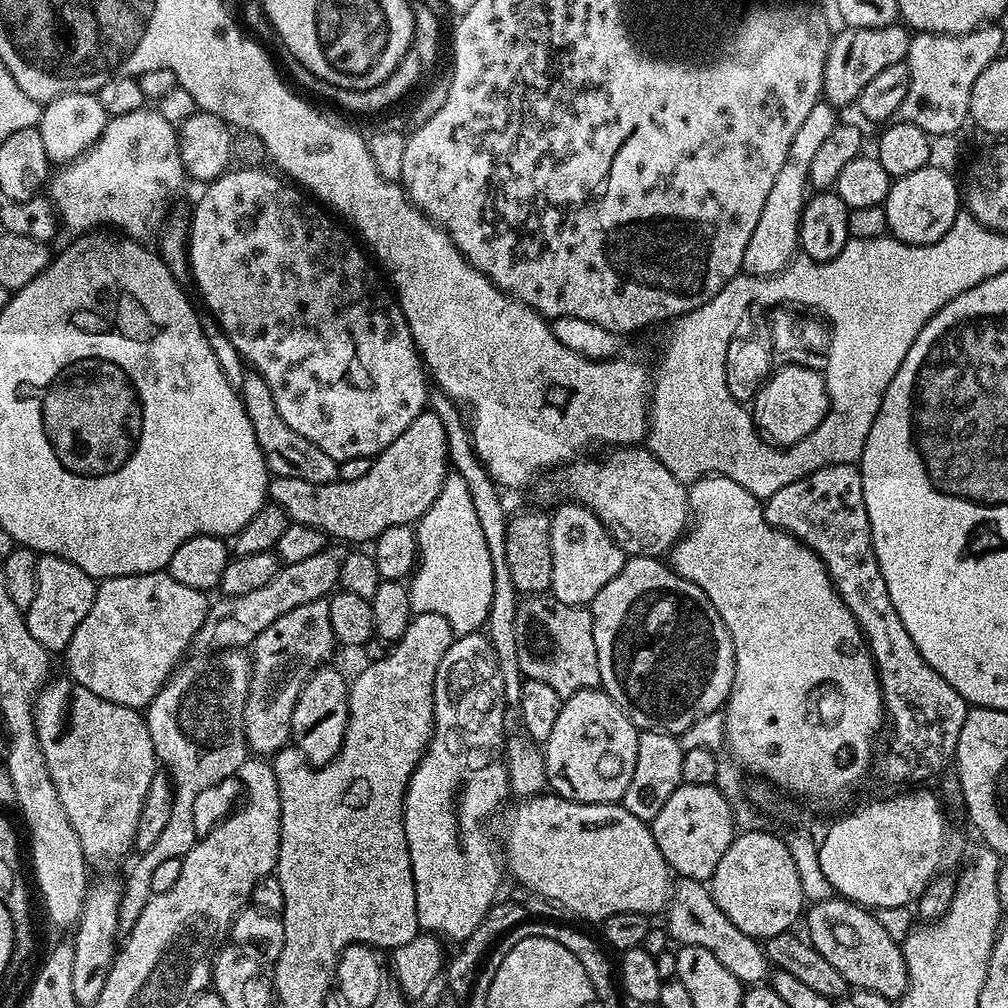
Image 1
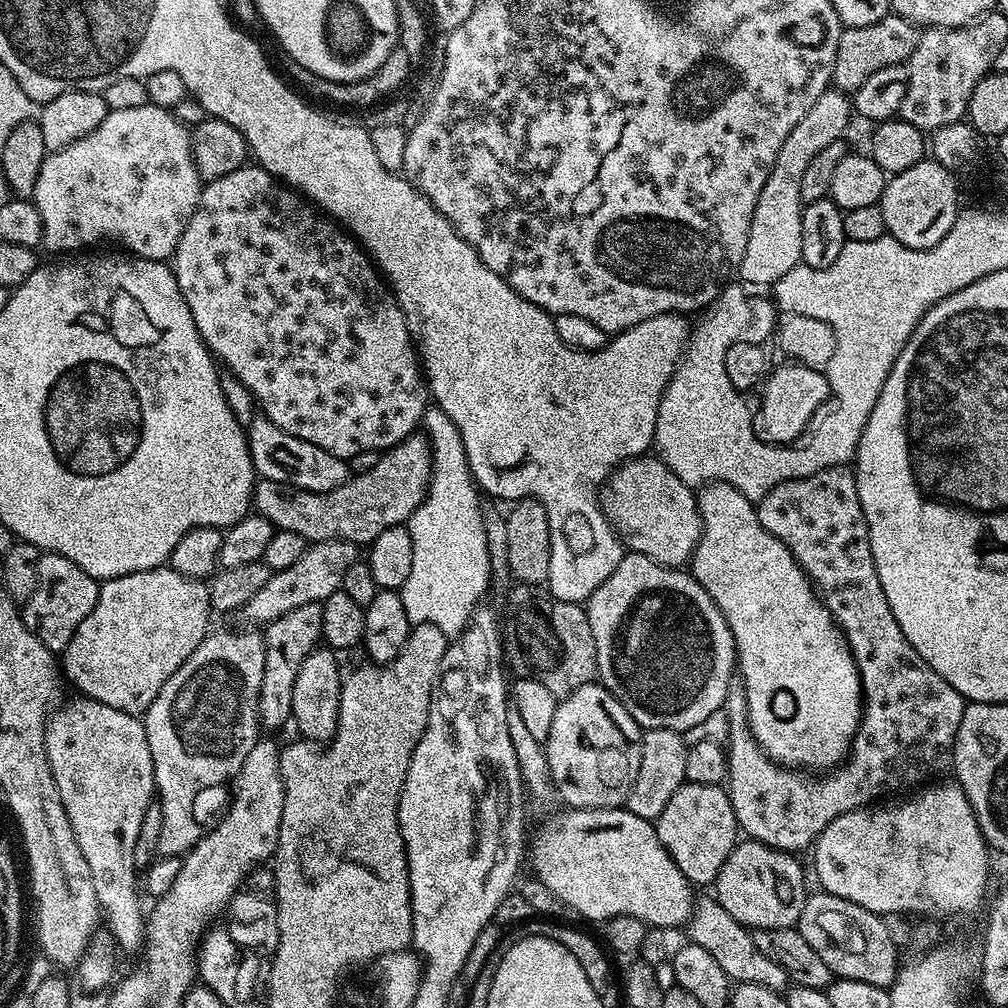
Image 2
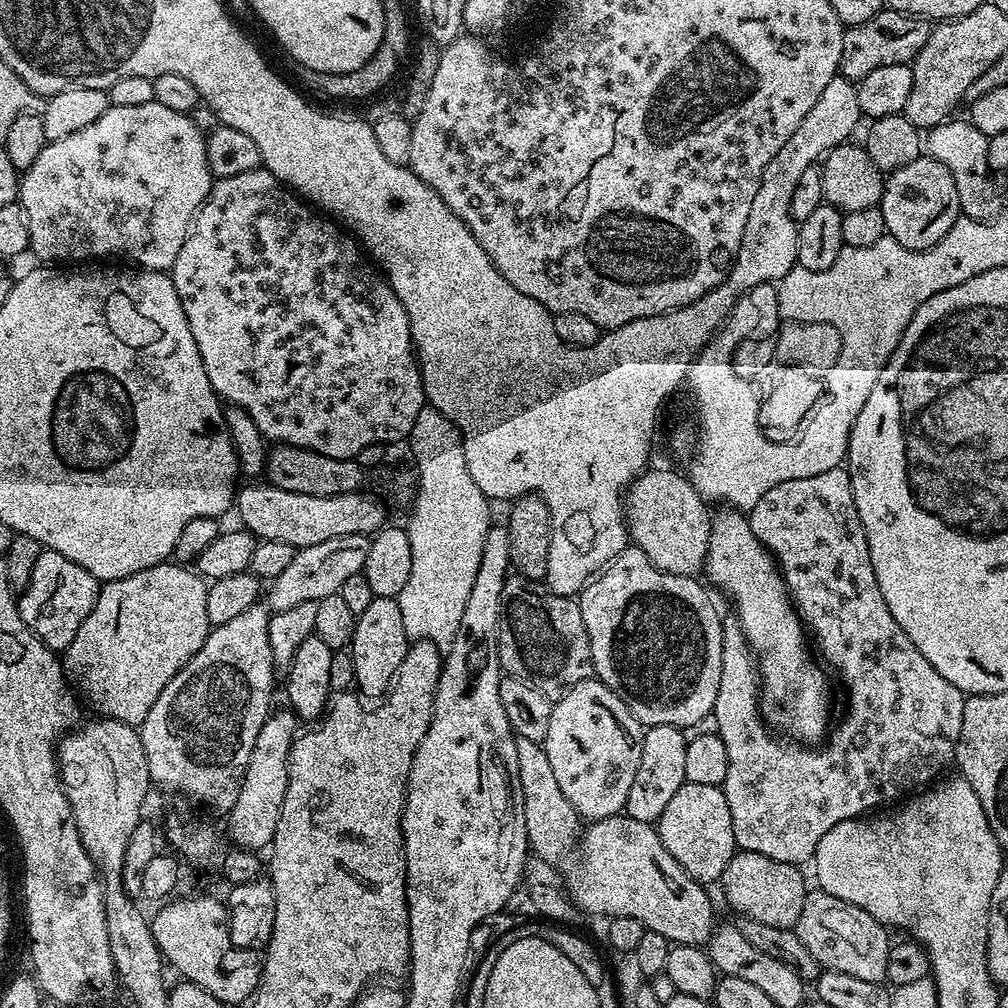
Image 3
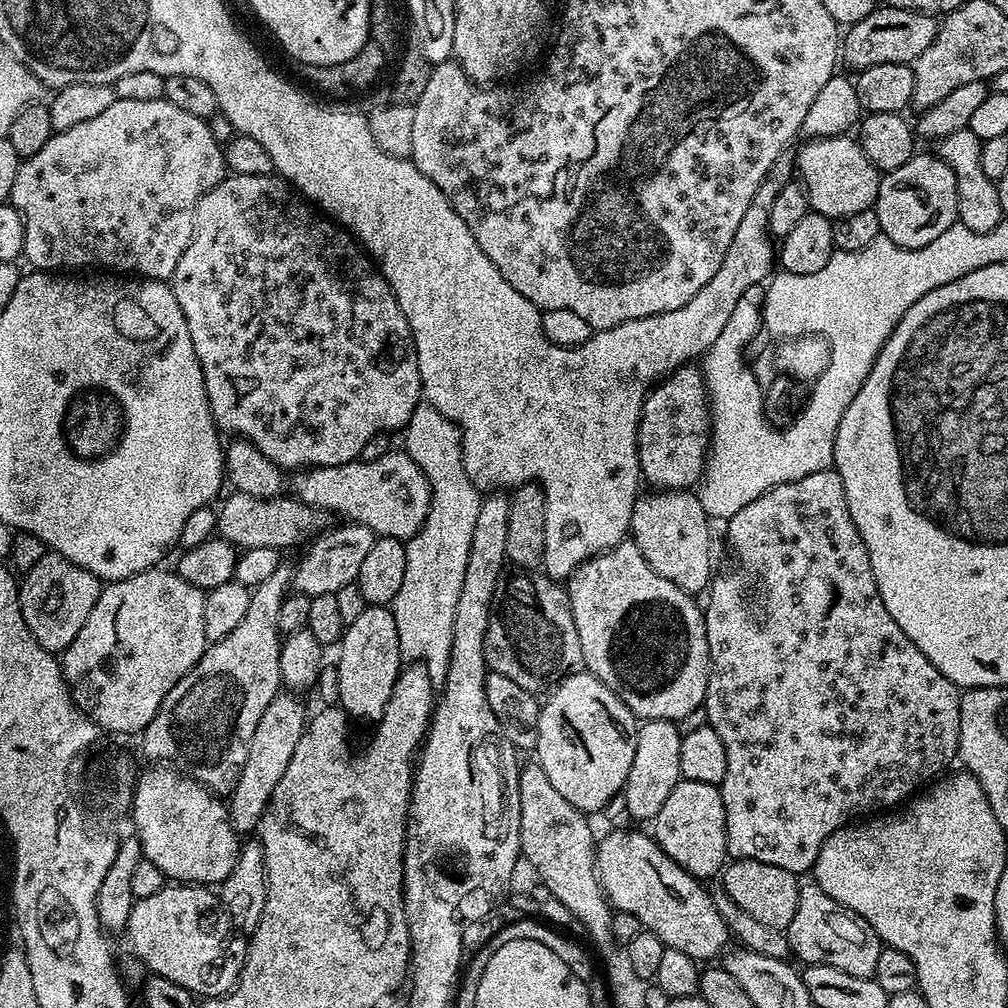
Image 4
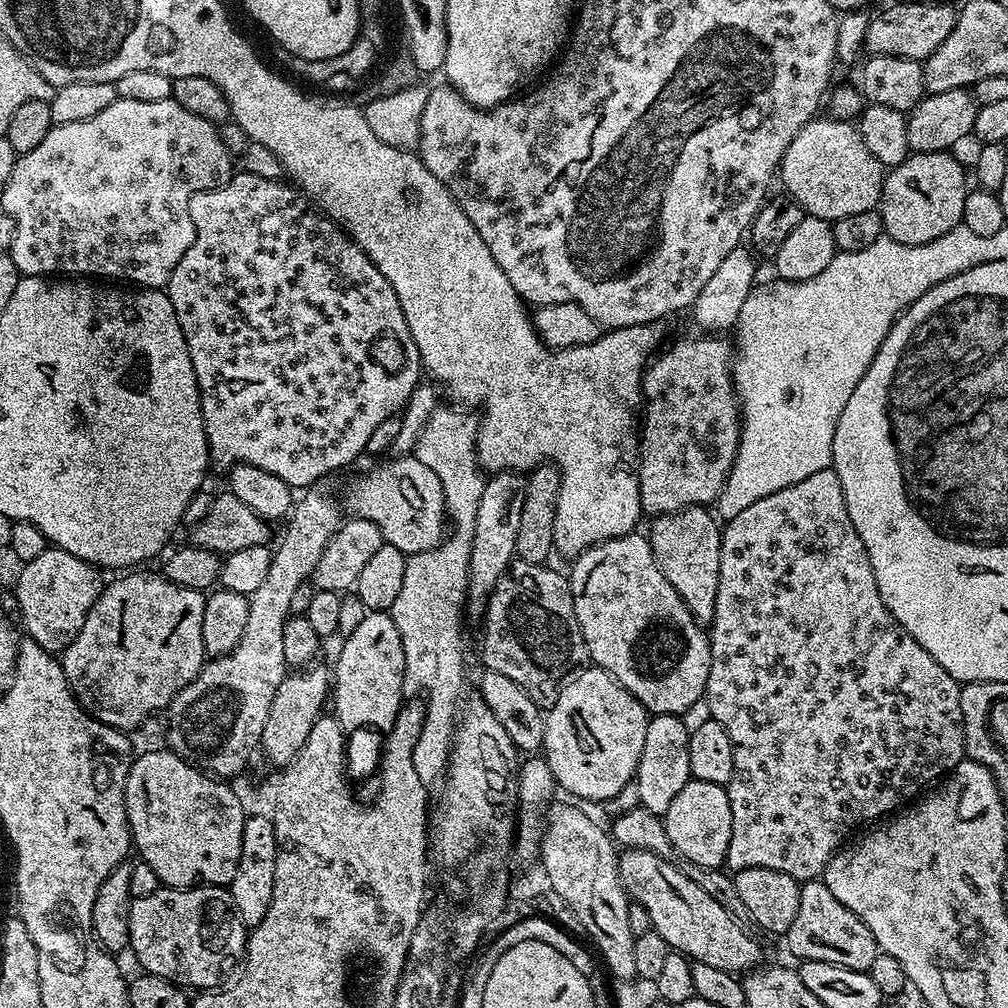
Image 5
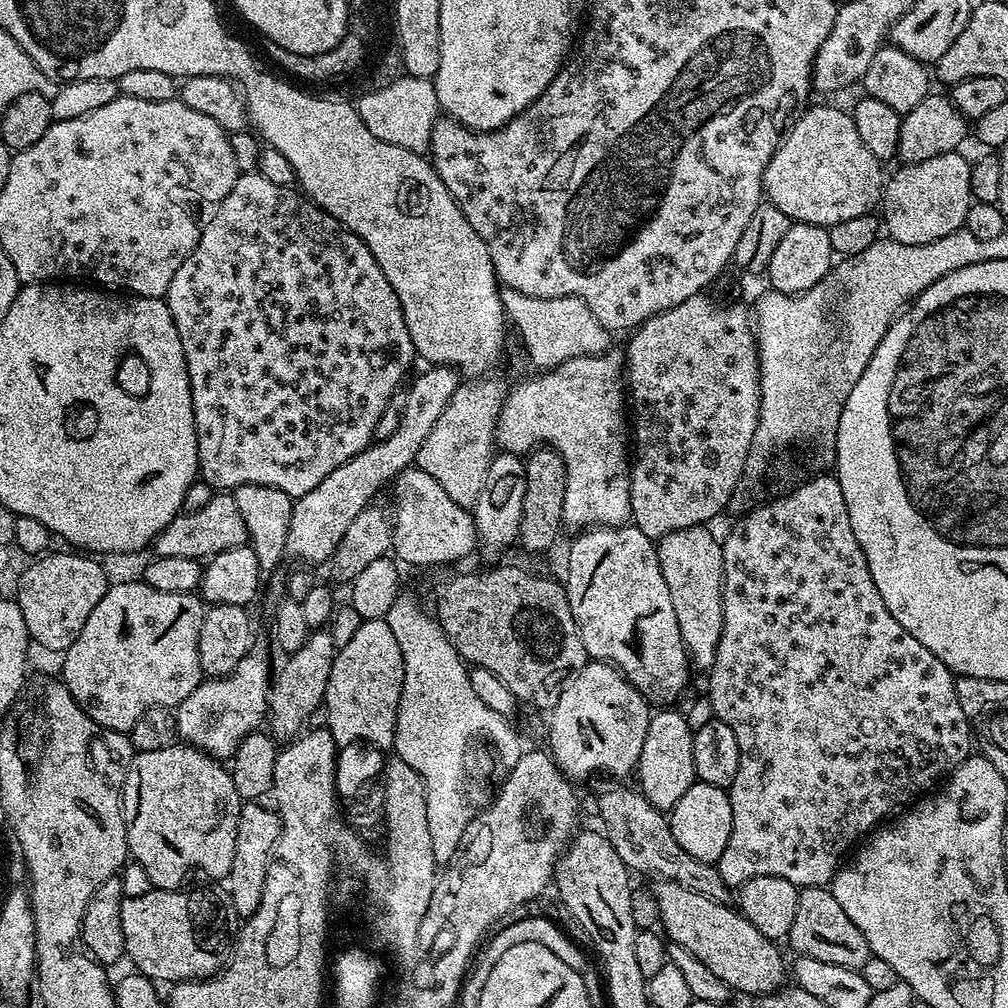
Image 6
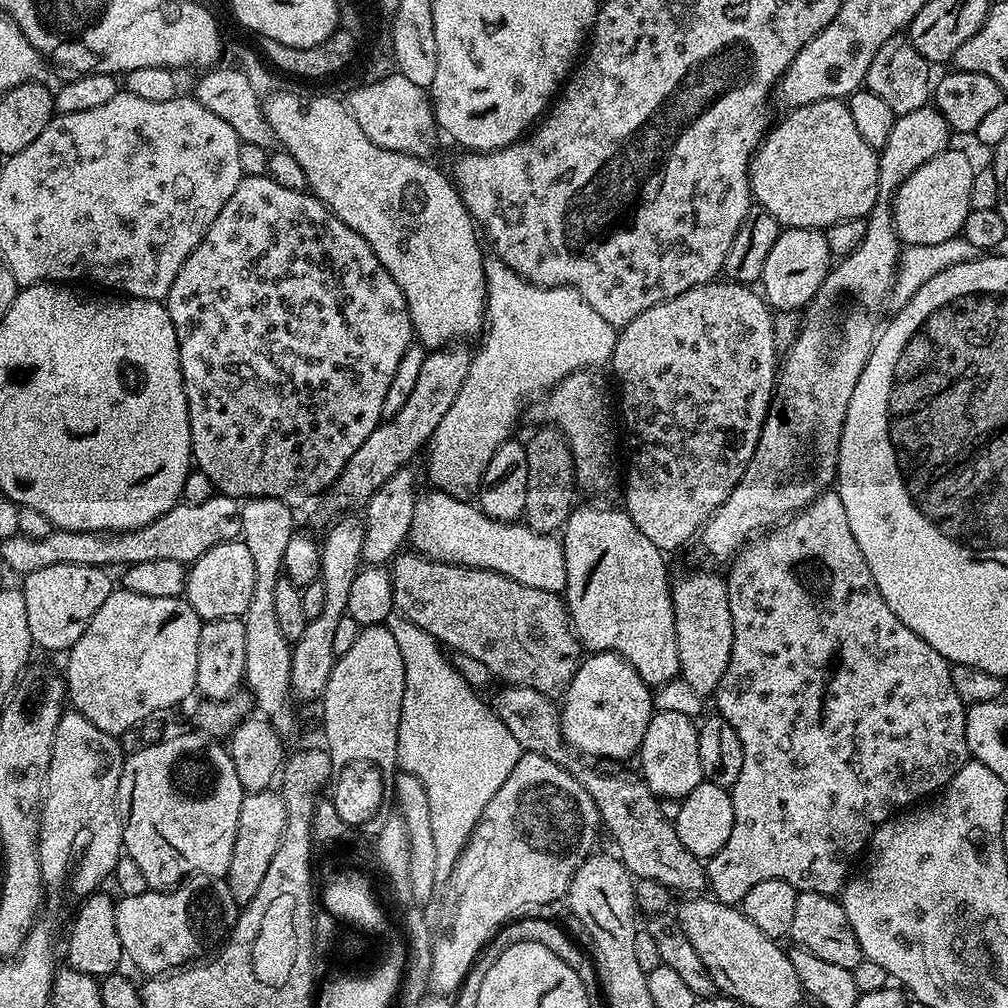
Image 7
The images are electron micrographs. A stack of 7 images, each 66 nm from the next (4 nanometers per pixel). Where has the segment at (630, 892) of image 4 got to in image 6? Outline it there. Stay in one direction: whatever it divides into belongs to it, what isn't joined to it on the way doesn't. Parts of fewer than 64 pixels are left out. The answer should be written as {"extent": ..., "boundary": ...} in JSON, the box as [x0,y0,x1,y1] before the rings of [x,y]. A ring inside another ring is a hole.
{"extent":[654,880,786,998],"boundary":[[[660,880],[657,885],[654,895],[658,902],[663,935],[671,943],[694,954],[694,958],[698,958],[698,962],[704,963],[714,975],[722,978],[722,982],[726,982],[733,993],[745,992],[746,995],[752,996],[751,998],[759,998],[777,991],[785,983],[786,960],[784,964],[779,950],[776,949],[779,947],[762,934],[758,934],[758,930],[754,930],[754,926],[750,926],[748,919],[741,916],[735,907],[719,904],[702,894],[694,894],[694,890],[686,890],[686,886],[678,886],[678,882],[673,880]]]}

